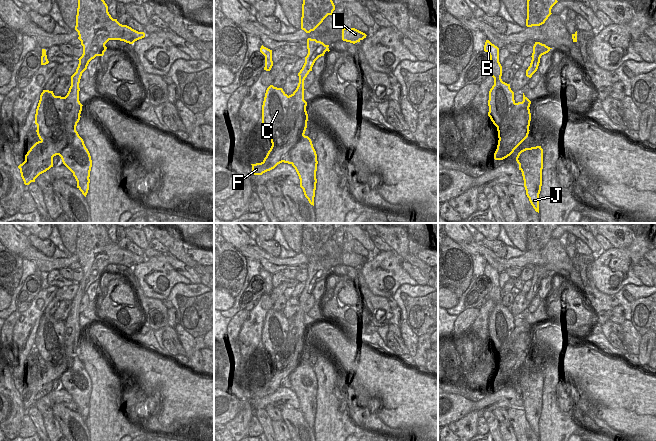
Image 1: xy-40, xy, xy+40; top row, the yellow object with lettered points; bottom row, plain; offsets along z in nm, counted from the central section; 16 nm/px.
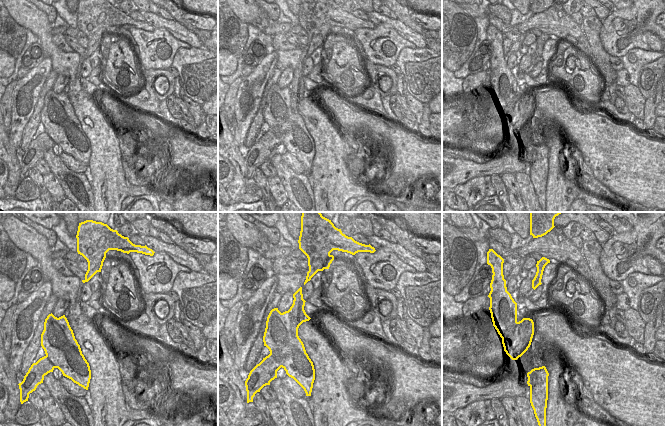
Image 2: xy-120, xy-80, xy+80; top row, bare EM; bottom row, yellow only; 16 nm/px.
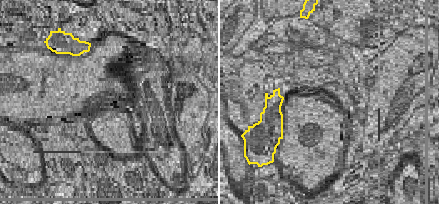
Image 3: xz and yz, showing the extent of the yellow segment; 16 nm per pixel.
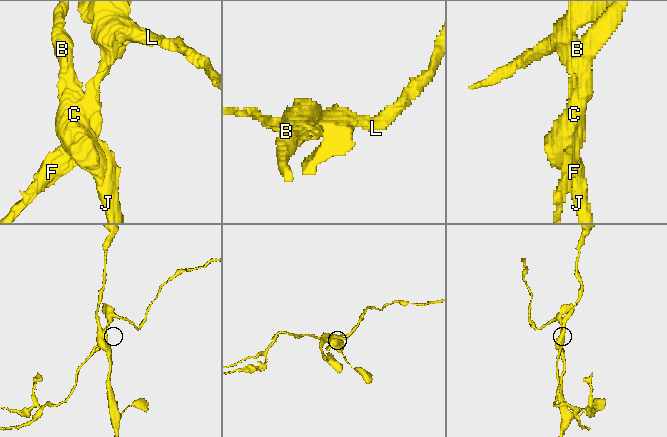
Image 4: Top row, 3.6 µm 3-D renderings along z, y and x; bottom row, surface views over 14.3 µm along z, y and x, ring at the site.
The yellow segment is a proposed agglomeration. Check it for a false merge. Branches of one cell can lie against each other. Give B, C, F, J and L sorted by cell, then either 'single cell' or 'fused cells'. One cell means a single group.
groups B C J / F L; fused cells

